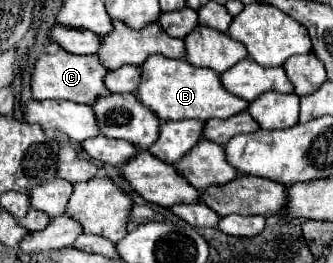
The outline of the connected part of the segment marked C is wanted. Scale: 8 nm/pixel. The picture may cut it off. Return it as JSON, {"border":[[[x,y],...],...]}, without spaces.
{"border":[[[57,51],[53,55],[41,55],[35,63],[31,91],[39,101],[45,99],[69,99],[75,103],[93,105],[99,97],[109,97],[111,91],[105,87],[107,67],[99,61],[97,55],[71,55],[67,51]]]}

